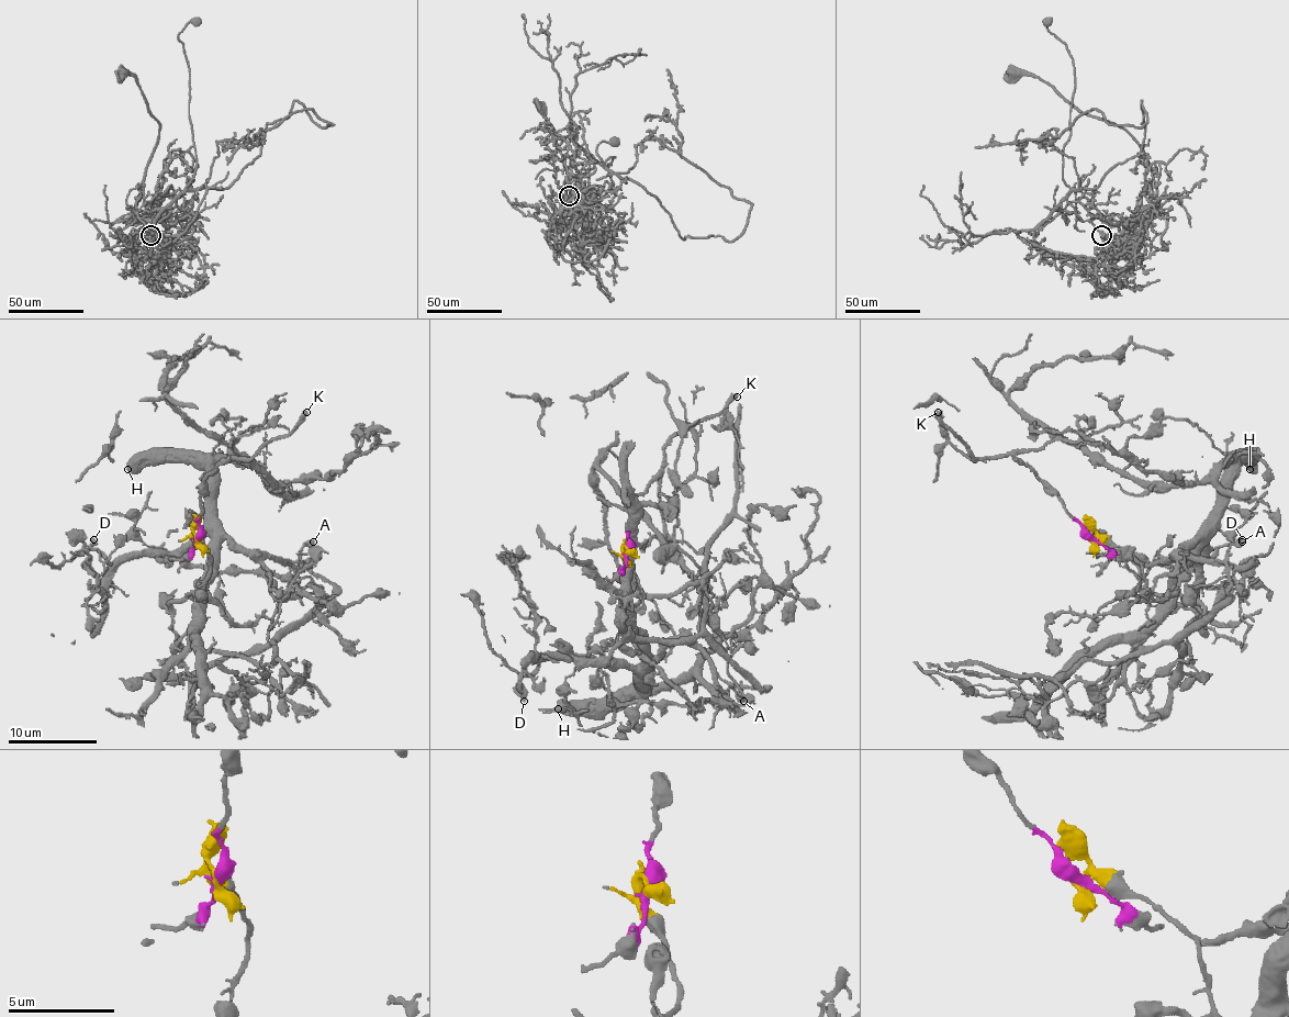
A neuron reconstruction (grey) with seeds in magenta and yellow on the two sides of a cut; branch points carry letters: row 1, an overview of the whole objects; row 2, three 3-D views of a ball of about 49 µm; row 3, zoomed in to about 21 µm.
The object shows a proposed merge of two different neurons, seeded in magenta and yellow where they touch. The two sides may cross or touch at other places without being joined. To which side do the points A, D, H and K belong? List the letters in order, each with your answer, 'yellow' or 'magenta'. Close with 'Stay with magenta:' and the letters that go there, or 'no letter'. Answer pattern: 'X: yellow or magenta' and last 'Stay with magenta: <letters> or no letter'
A: yellow
D: yellow
H: yellow
K: magenta
Stay with magenta: K

